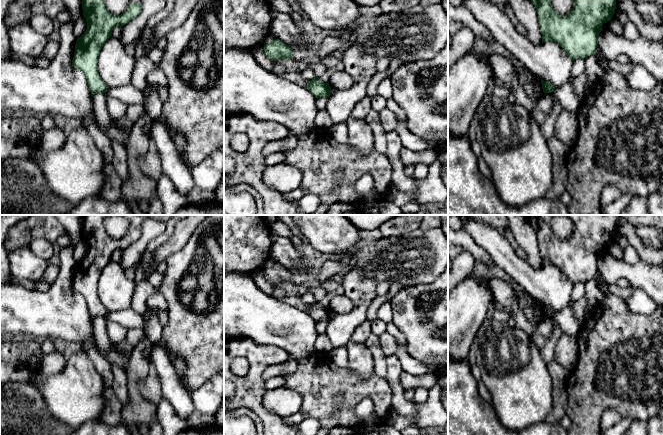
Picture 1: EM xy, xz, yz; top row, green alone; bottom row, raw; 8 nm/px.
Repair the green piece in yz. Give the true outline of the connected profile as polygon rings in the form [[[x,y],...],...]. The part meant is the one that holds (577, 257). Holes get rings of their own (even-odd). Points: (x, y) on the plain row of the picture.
[[[526,215],[538,237],[542,266],[556,266],[574,284],[594,279],[603,248],[612,243],[617,233],[616,221],[619,215],[562,215],[574,223],[572,235],[565,240],[559,239],[551,228],[551,220],[556,216],[560,215]]]

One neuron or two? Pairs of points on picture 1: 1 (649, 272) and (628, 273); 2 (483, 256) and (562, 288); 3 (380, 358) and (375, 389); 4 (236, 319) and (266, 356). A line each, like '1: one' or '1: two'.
1: one
2: two
3: two
4: two

